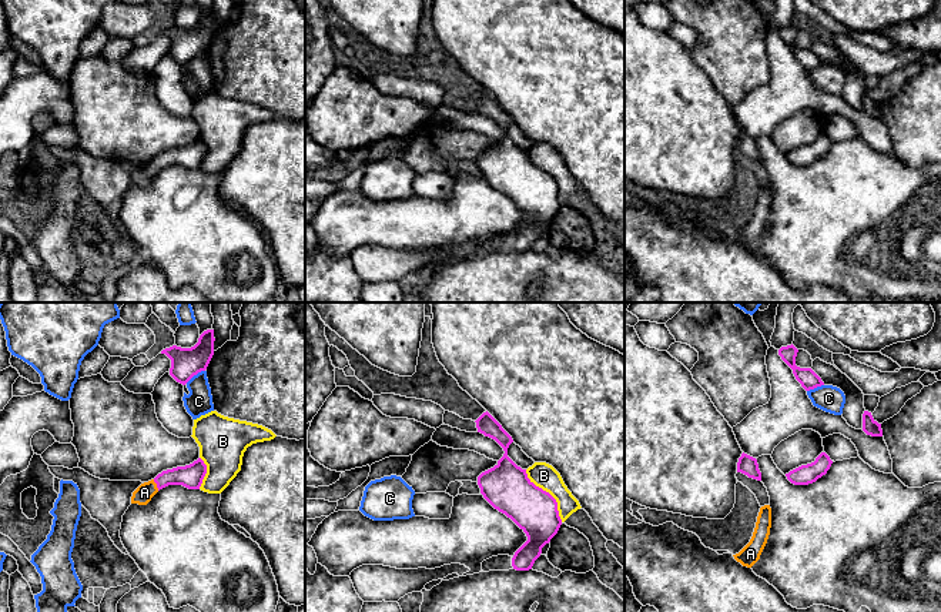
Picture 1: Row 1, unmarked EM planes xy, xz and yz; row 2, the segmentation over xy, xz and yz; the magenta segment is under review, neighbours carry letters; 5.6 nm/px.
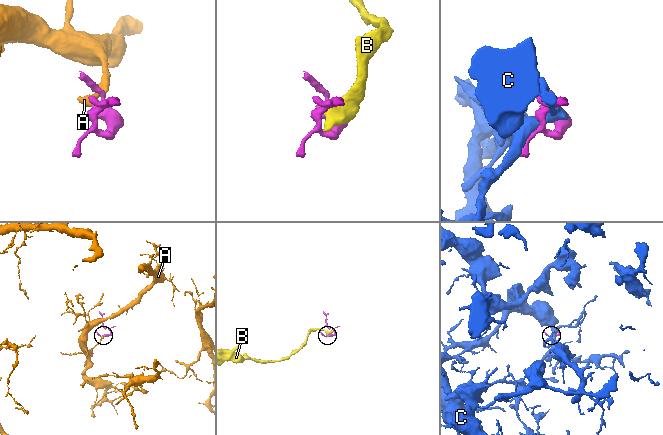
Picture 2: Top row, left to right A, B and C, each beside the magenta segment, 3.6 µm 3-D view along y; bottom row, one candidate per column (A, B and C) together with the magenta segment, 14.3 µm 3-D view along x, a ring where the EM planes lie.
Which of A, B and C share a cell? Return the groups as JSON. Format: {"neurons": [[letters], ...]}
{"neurons": [["A"], ["B"], ["C"]]}

